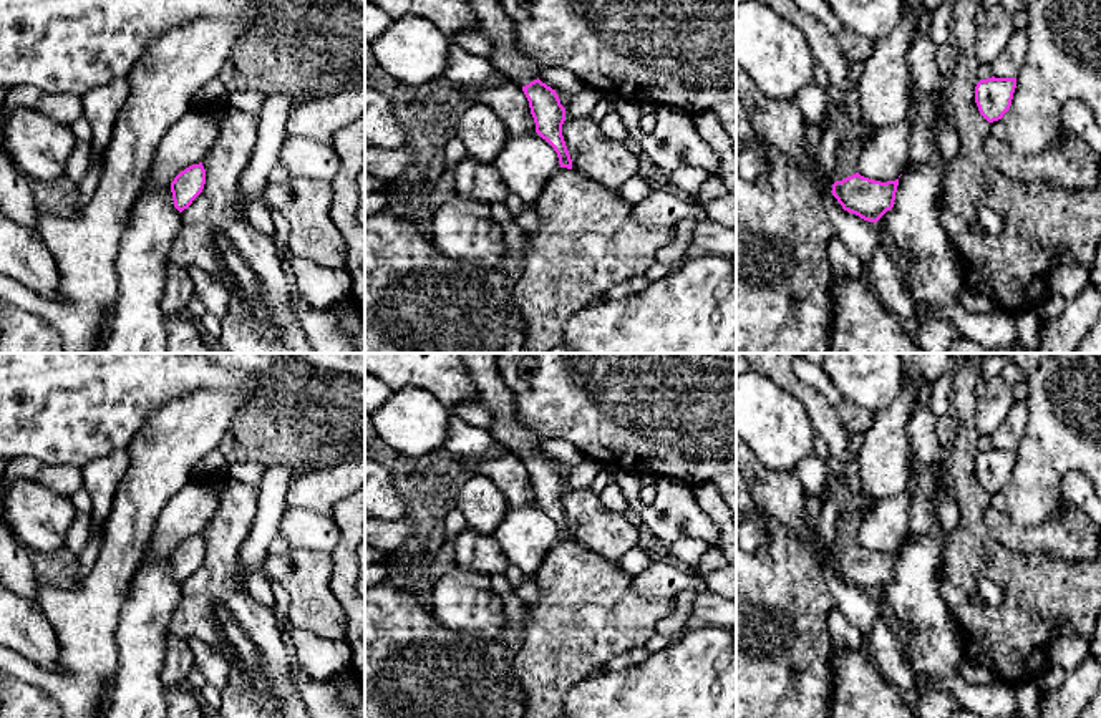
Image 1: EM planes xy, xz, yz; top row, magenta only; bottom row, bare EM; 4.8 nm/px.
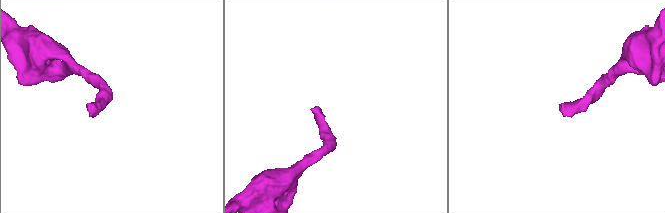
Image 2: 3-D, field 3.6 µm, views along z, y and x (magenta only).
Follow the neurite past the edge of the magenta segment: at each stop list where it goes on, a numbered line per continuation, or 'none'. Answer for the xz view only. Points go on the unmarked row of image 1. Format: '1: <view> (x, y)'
1: xz (504, 428)

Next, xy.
none

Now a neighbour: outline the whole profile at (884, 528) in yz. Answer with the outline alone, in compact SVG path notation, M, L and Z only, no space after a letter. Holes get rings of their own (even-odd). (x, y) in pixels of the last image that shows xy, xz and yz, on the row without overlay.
M909 491L880 501L864 514L857 544L880 554L899 551L909 532L910 504Z

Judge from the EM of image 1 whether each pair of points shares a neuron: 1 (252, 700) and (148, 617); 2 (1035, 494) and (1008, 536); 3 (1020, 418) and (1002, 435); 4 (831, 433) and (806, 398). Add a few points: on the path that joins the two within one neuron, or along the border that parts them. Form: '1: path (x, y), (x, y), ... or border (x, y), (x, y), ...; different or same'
1: border (181, 594), (181, 602), (168, 630); different
2: border (1005, 509), (1018, 526), (1038, 526), (1055, 514); different
3: path (1015, 423), (1007, 431); same
4: path (826, 425), (824, 417), (814, 407); same

